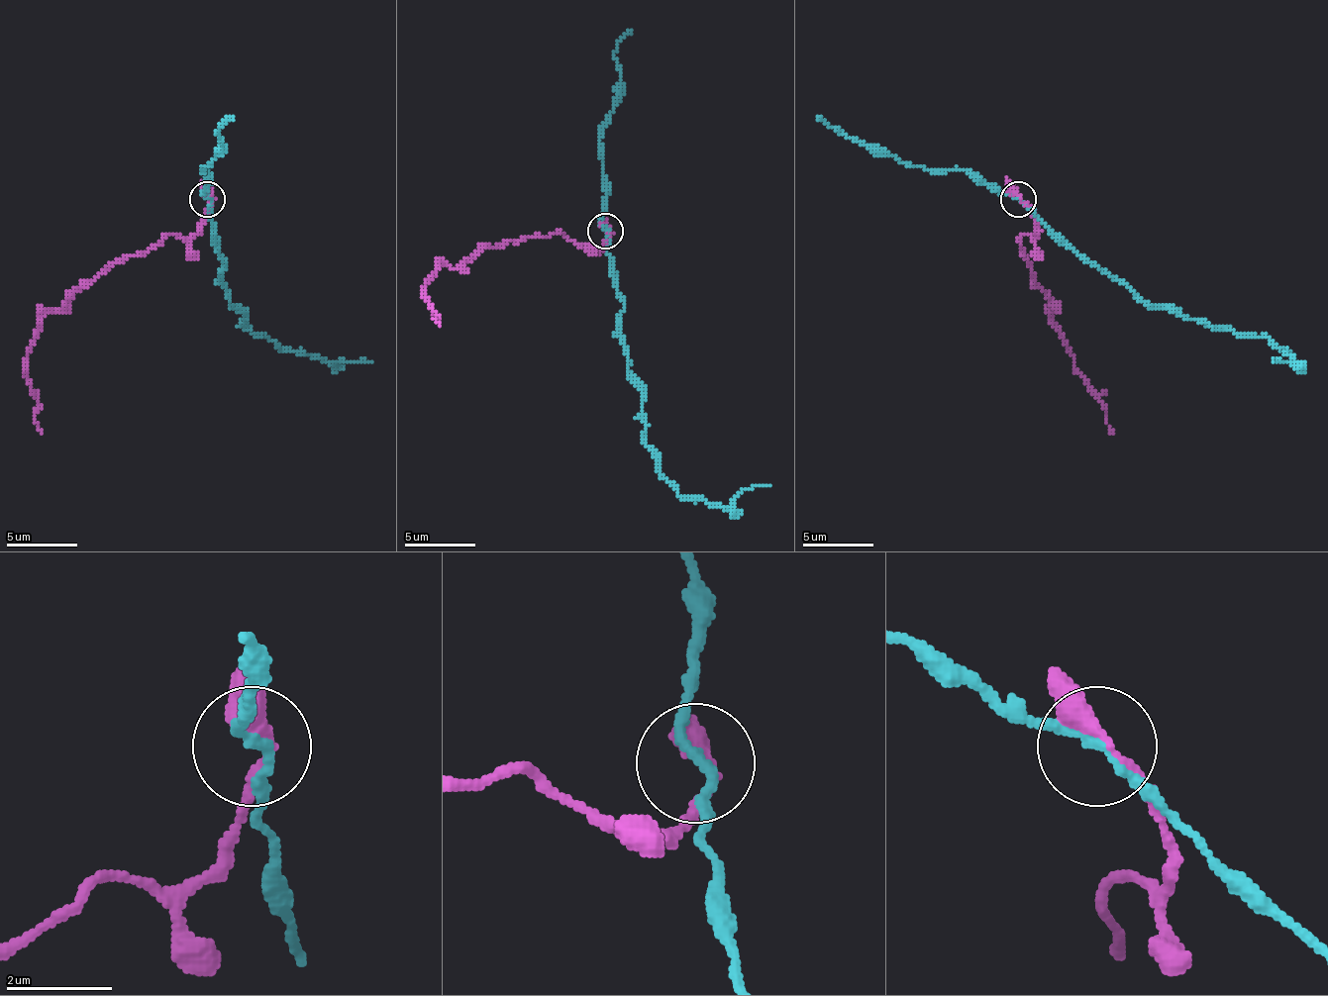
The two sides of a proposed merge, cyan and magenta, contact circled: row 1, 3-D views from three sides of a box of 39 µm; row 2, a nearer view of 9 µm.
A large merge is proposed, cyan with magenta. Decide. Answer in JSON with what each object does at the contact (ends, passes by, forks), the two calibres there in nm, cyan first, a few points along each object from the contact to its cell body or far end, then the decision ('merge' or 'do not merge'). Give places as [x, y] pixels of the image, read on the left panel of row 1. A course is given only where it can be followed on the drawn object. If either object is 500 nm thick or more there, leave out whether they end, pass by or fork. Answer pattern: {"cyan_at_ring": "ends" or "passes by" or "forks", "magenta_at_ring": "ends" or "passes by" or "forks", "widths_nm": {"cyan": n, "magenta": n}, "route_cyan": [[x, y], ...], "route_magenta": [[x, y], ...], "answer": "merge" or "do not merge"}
{"cyan_at_ring": "passes by", "magenta_at_ring": "passes by", "widths_nm": {"cyan": 180, "magenta": 300}, "route_cyan": [[208, 198], [230, 305], [248, 330], [283, 351], [326, 362], [372, 362]], "route_magenta": [[208, 198], [190, 238], [162, 238], [145, 251], [123, 255], [41, 319], [27, 348], [41, 433]], "answer": "do not merge"}

